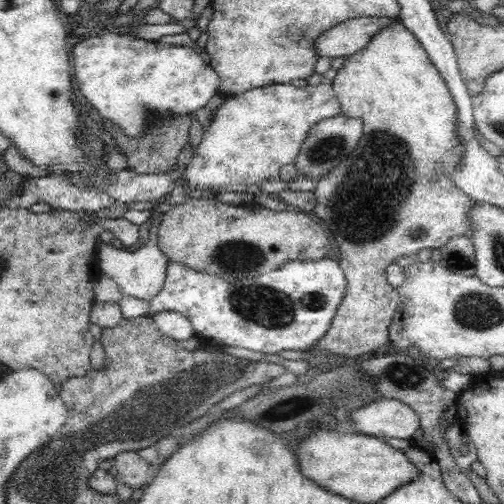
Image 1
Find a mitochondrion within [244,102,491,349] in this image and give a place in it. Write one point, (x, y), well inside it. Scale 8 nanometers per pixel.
(357, 224)

